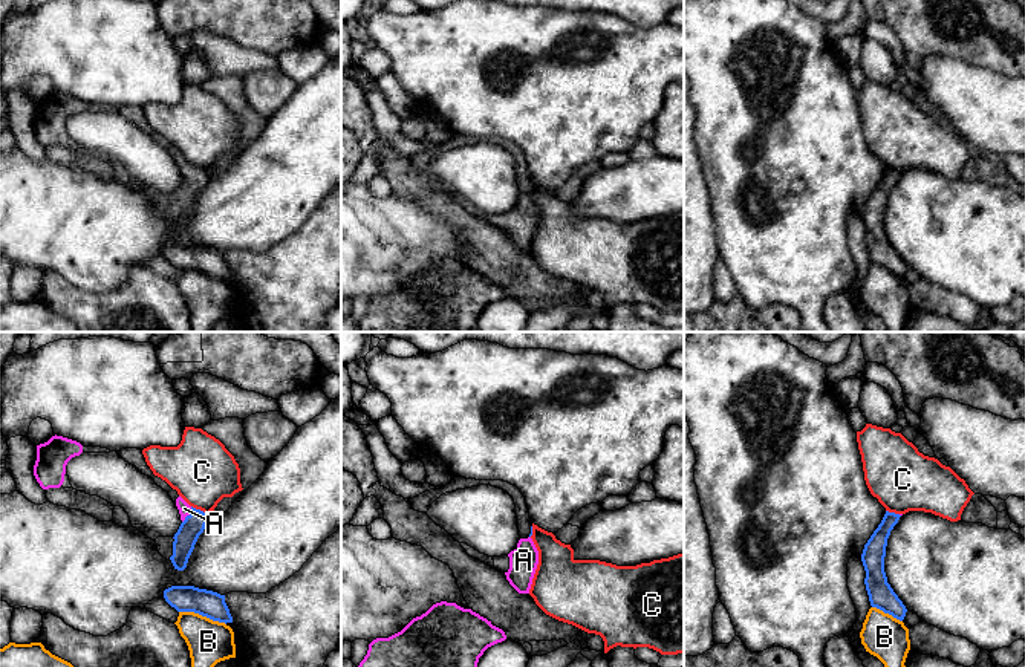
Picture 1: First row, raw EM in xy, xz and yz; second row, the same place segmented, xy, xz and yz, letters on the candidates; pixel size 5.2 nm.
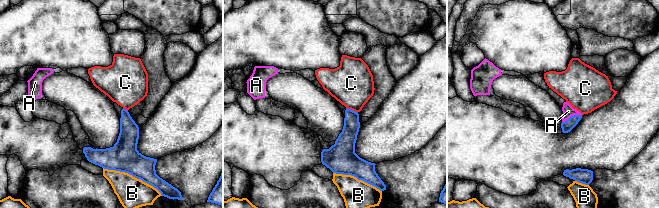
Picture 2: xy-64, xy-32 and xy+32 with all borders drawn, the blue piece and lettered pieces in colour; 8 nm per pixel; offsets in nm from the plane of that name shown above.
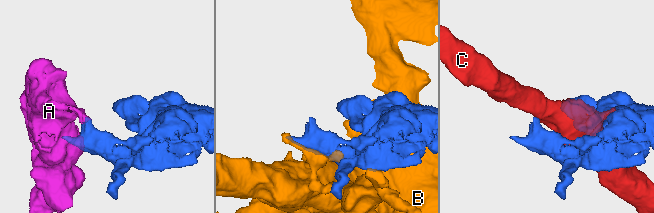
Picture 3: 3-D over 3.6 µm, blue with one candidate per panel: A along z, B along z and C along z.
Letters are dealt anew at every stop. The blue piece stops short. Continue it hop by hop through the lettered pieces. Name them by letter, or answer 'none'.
A

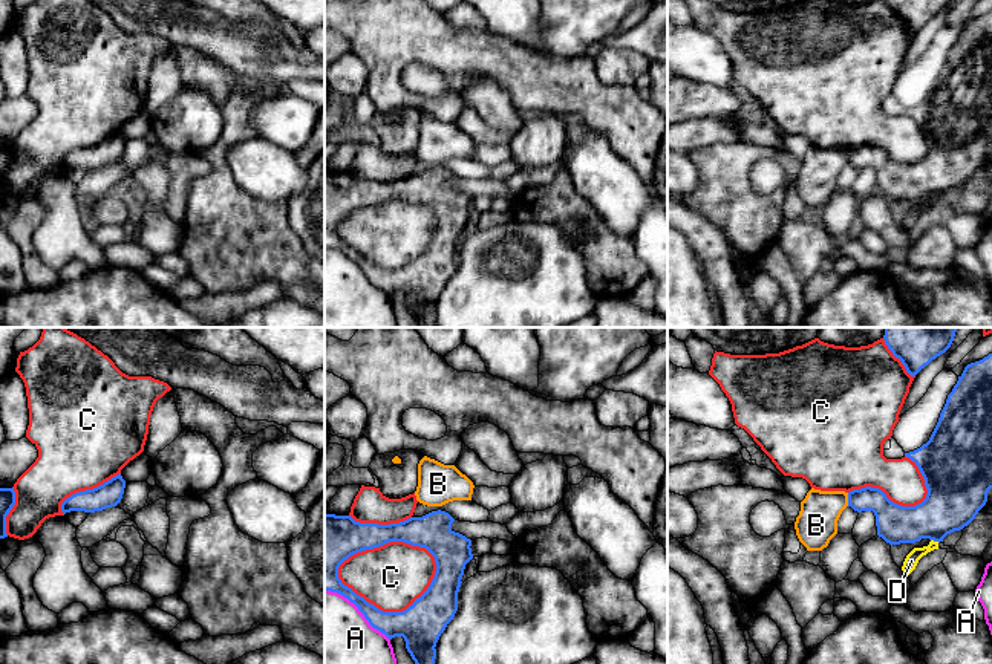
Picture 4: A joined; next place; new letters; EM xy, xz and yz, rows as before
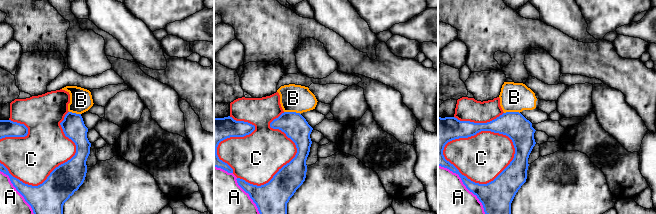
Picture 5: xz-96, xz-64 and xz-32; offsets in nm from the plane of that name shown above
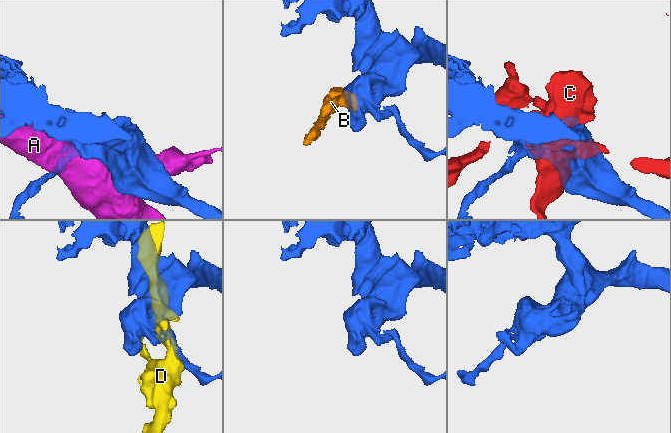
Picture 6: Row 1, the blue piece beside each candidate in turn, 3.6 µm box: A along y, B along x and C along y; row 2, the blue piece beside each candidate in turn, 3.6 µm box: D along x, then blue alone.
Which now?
none

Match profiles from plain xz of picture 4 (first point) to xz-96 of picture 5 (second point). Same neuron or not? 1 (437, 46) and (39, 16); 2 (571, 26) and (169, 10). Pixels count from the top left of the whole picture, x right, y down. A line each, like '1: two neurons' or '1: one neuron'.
1: one neuron
2: one neuron

